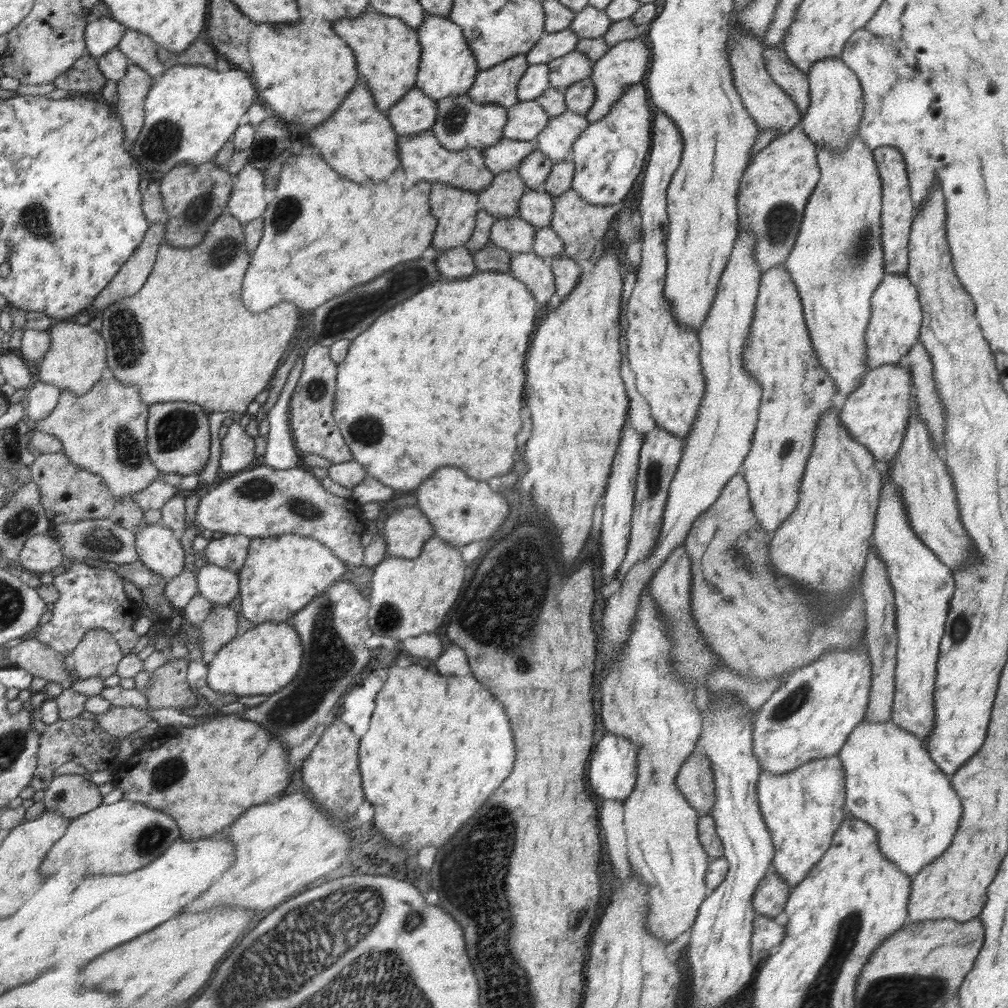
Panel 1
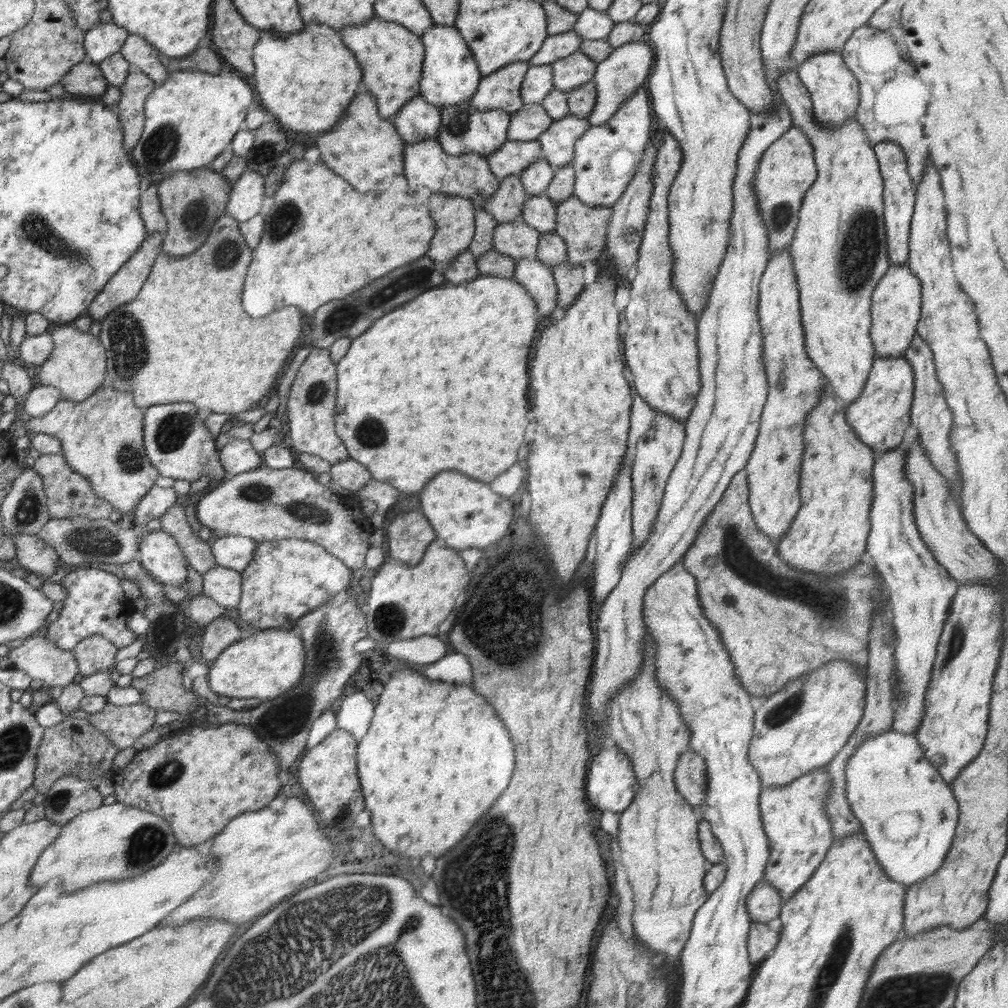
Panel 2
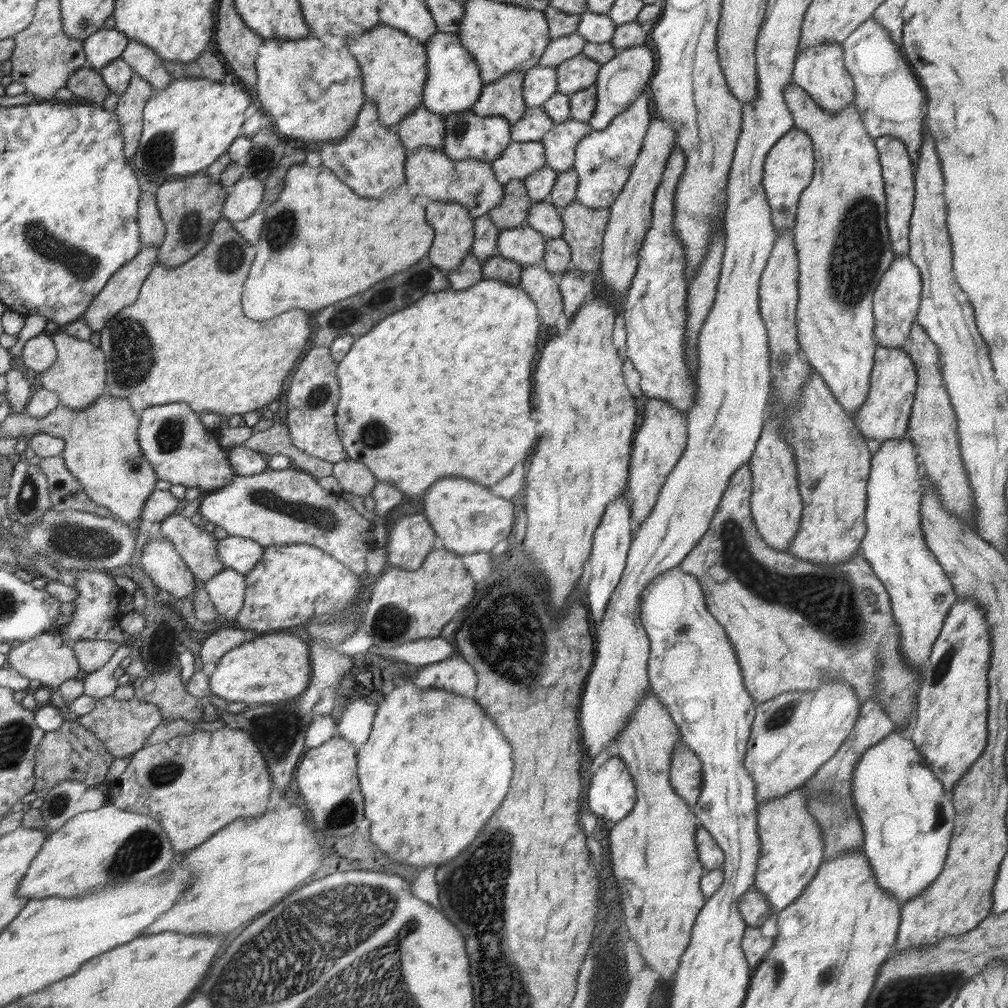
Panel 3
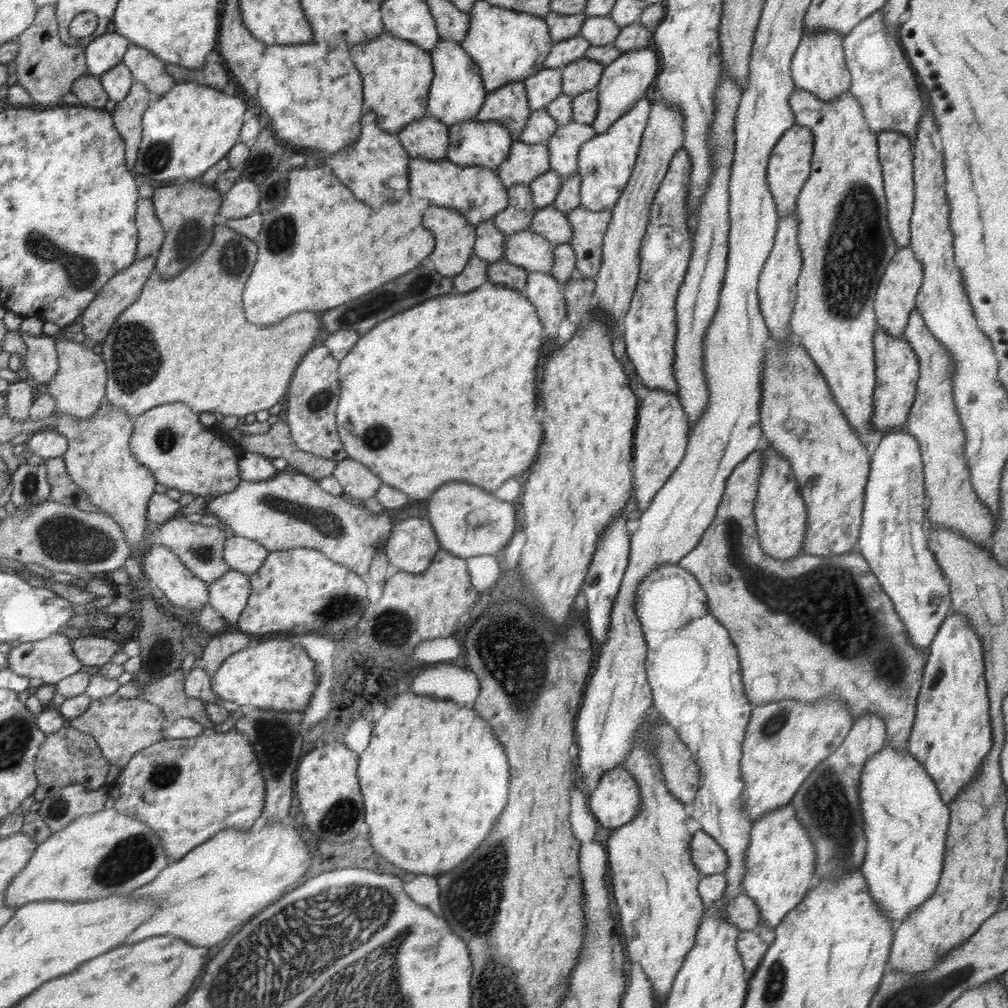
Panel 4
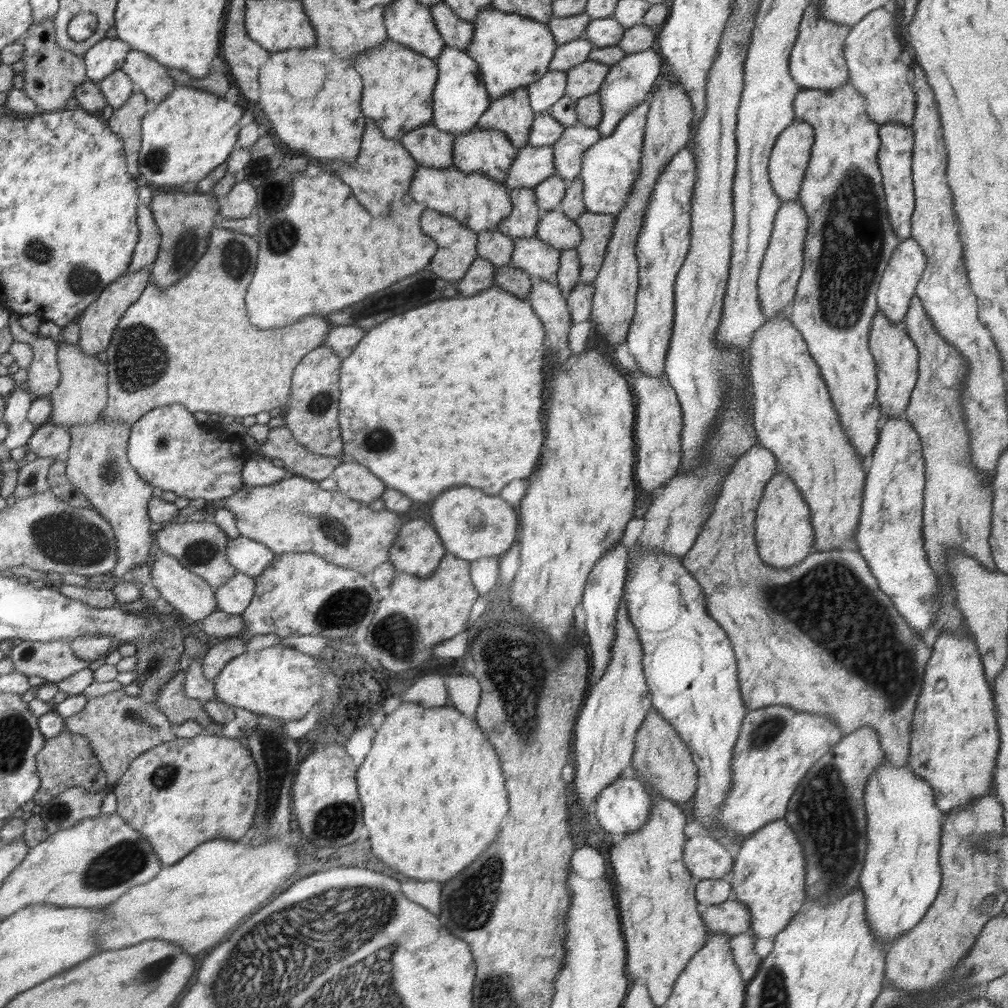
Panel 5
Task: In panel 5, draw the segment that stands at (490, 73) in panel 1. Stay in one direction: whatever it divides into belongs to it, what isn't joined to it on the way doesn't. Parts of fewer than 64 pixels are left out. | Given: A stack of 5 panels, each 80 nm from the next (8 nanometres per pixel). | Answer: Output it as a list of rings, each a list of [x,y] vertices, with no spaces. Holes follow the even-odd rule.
[[[518,87],[492,100],[488,110],[478,119],[477,127],[505,132],[509,140],[520,148],[529,144],[529,132],[535,118],[529,104],[528,89]]]

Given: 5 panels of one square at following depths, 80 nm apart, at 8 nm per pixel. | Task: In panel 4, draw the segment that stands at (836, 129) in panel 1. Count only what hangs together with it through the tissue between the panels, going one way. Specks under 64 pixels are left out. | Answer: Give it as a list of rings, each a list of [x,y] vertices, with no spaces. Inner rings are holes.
[[[804,30],[801,41],[794,52],[791,66],[791,77],[798,89],[804,89],[814,93],[820,100],[833,100],[842,96],[845,92],[849,92],[851,85],[851,74],[846,66],[845,56],[843,54],[843,38],[844,34],[834,30],[820,30],[812,32],[812,30]]]

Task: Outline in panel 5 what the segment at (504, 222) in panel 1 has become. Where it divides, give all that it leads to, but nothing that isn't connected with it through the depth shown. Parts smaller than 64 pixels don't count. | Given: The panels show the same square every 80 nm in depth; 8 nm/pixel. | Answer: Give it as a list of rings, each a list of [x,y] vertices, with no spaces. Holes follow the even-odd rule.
[[[536,236],[514,239],[510,265],[534,279],[555,282],[560,268],[561,252]]]

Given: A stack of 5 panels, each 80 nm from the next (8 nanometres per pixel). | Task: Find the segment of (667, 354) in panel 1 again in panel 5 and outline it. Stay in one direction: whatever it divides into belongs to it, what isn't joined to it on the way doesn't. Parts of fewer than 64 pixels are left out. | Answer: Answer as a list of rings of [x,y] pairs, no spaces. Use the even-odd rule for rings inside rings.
[[[688,146],[684,147],[661,172],[654,191],[651,192],[637,239],[640,287],[636,298],[636,315],[625,342],[629,353],[636,360],[639,372],[648,376],[665,374],[665,360],[675,316],[674,282],[690,249],[691,200],[696,177],[695,156]]]

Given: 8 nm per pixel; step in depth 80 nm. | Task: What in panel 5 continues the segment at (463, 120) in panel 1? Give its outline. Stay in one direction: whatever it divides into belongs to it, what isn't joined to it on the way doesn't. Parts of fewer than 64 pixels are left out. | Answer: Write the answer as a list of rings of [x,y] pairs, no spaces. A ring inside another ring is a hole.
[[[472,127],[467,133],[455,136],[453,166],[462,172],[484,173],[503,184],[518,149],[505,132]]]

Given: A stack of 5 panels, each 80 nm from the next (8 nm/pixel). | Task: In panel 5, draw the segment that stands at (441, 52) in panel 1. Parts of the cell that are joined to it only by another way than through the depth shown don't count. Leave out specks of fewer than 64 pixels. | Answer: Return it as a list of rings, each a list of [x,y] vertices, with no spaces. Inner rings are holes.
[[[446,46],[445,51],[436,58],[440,74],[437,76],[436,90],[433,91],[433,122],[436,128],[456,136],[467,133],[477,126],[478,119],[492,103],[480,65],[468,53]]]

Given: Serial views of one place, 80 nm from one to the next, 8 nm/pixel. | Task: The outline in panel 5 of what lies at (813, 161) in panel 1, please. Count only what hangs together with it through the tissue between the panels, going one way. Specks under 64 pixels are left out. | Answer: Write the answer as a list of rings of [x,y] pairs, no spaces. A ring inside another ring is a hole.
[[[794,119],[794,122],[785,128],[773,146],[769,158],[769,179],[776,196],[783,202],[797,200],[803,183],[806,169],[811,158],[811,148],[815,141],[814,129],[811,124],[803,120]]]

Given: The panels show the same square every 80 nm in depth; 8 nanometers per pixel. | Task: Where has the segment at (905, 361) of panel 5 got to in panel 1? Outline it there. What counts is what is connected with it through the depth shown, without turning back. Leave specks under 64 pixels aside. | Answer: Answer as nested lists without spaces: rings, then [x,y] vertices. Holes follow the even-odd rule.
[[[883,364],[864,374],[858,390],[848,395],[840,414],[841,425],[863,444],[876,460],[888,464],[901,447],[914,400],[910,369],[897,364]]]

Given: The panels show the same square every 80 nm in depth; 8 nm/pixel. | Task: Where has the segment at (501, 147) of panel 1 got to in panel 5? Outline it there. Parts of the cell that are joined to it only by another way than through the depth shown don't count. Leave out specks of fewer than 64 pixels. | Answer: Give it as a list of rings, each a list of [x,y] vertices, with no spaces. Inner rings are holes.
[[[524,145],[518,149],[503,184],[506,190],[520,187],[534,188],[555,174],[554,151],[550,146]]]

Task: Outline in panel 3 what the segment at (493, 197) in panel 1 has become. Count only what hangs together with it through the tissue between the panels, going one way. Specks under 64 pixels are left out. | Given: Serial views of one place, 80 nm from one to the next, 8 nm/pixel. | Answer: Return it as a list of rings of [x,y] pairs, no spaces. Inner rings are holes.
[[[509,180],[504,185],[504,191],[505,195],[498,203],[498,206],[486,214],[500,230],[526,226],[525,220],[533,202],[528,196],[523,180]]]

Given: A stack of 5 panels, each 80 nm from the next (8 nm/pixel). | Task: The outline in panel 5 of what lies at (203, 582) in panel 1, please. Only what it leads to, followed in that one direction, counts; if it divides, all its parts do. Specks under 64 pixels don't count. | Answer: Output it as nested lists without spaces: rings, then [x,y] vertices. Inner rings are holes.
[[[237,572],[232,579],[216,588],[217,609],[226,614],[241,615],[256,594],[254,577]]]

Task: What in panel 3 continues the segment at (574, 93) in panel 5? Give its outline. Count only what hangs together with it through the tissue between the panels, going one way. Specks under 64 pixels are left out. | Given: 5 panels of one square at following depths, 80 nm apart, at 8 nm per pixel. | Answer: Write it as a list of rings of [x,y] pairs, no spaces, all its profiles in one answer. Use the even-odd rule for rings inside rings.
[[[578,54],[570,60],[561,62],[557,70],[557,92],[571,94],[588,88],[595,84],[600,68],[594,60],[588,59],[584,54]]]

